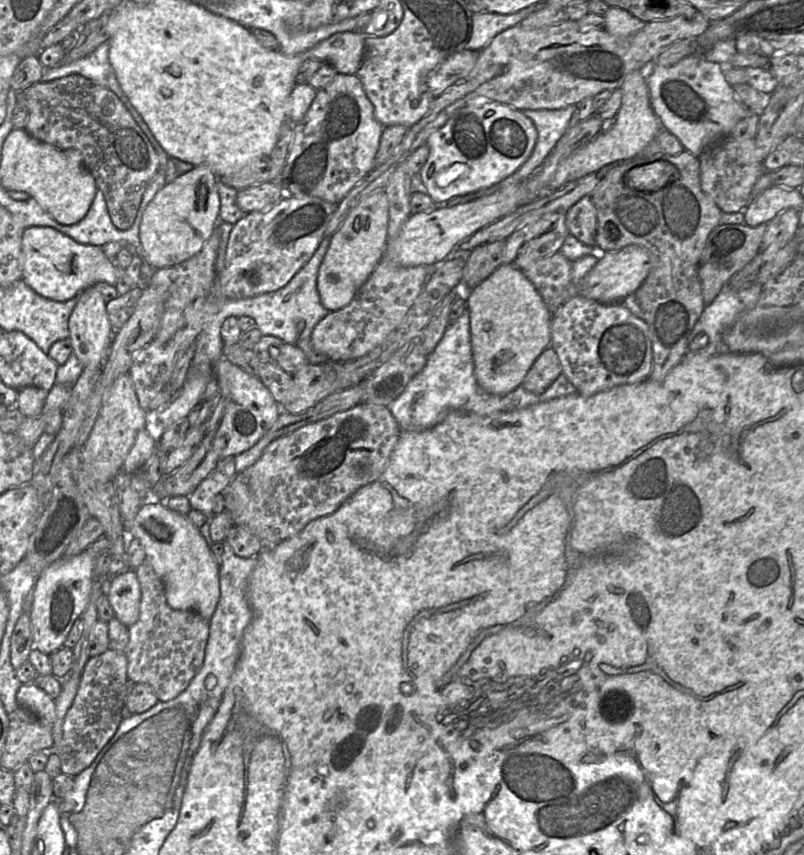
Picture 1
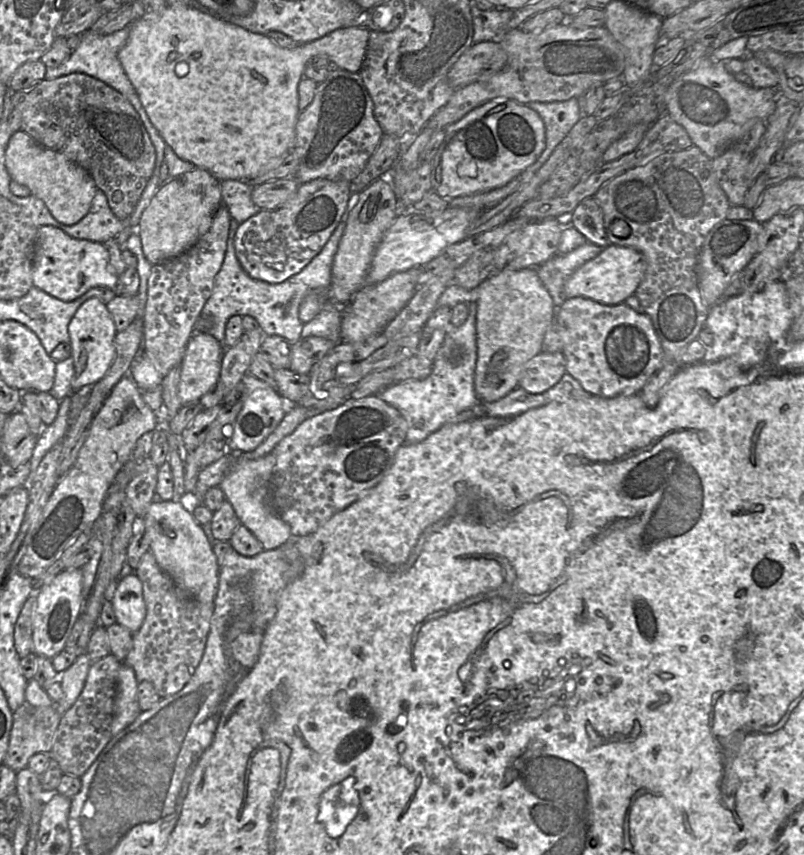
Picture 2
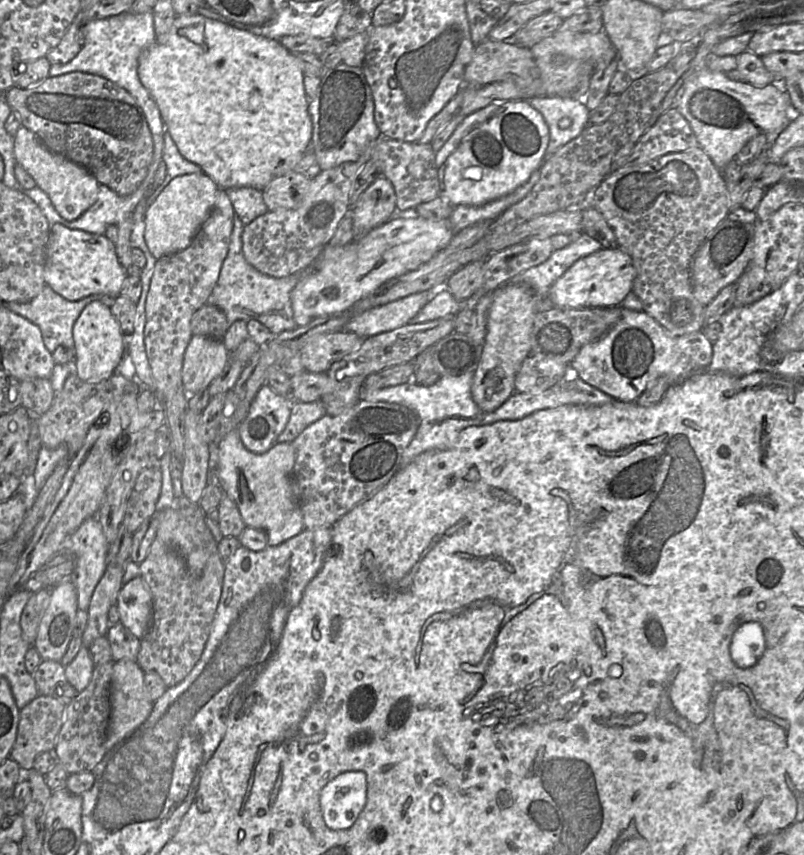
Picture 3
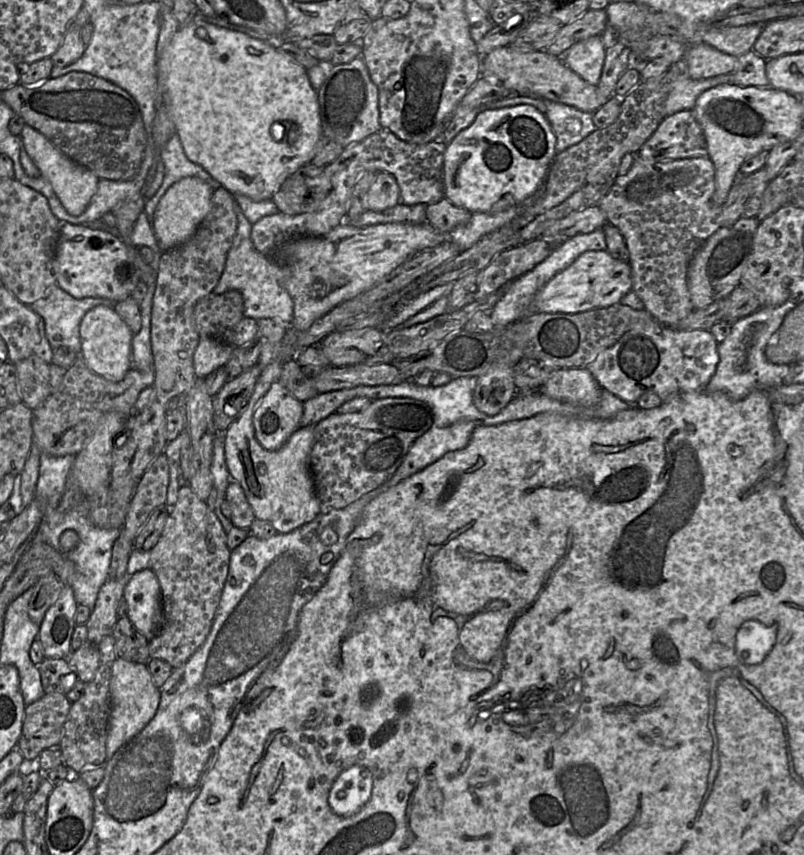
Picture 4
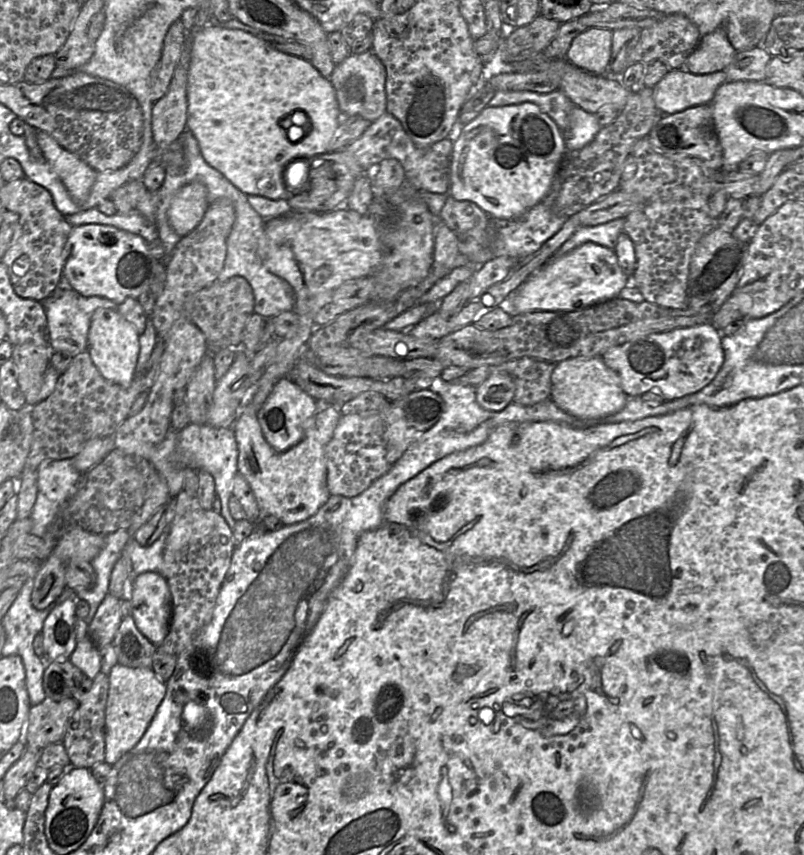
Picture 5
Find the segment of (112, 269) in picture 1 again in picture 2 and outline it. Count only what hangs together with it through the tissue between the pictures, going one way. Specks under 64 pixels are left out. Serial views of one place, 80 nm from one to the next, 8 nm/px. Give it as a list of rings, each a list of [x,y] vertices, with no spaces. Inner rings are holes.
[[[45,225],[38,227],[32,262],[34,287],[64,302],[73,301],[88,290],[104,286],[114,290],[118,282],[103,243],[77,239],[63,230]]]

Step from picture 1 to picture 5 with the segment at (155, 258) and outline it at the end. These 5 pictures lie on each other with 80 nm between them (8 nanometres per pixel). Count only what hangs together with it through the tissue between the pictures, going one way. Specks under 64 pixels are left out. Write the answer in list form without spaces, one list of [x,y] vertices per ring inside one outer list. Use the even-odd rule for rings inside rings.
[[[192,181],[184,185],[175,193],[168,209],[171,228],[181,237],[188,235],[202,221],[209,205],[203,183]]]

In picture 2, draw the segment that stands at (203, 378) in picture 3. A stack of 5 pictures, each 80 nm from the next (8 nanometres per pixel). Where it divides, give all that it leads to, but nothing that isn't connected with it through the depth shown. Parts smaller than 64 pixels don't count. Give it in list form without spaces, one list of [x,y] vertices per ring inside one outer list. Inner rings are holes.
[[[207,332],[192,334],[180,365],[178,397],[182,405],[200,401],[218,381],[225,349]]]

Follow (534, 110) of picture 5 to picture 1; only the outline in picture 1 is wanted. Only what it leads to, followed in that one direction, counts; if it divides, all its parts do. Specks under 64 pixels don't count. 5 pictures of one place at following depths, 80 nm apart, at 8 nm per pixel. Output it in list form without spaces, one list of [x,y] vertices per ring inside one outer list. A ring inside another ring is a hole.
[[[472,100],[426,140],[429,156],[419,172],[423,190],[437,204],[491,187],[515,173],[530,157],[537,130],[522,111],[493,100]]]

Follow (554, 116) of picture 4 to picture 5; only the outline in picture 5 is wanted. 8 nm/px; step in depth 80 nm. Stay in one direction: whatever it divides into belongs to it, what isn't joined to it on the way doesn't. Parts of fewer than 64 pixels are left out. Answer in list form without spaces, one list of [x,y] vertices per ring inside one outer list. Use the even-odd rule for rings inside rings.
[[[574,107],[569,114],[569,128],[563,132],[566,151],[582,149],[593,141],[600,130],[594,114]]]

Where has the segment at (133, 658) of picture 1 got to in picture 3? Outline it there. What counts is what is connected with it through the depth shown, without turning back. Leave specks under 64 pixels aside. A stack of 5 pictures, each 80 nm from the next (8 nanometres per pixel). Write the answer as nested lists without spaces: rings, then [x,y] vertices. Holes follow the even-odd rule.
[[[175,497],[174,508],[198,531],[207,548],[209,558],[200,576],[193,575],[178,550],[155,538],[148,554],[140,564],[141,577],[145,580],[152,596],[152,620],[147,633],[140,639],[140,650],[136,662],[144,672],[154,671],[161,676],[167,687],[182,682],[200,659],[209,637],[211,624],[221,597],[225,563],[218,551],[218,542],[214,539],[206,522],[206,513],[198,503],[187,497]]]

